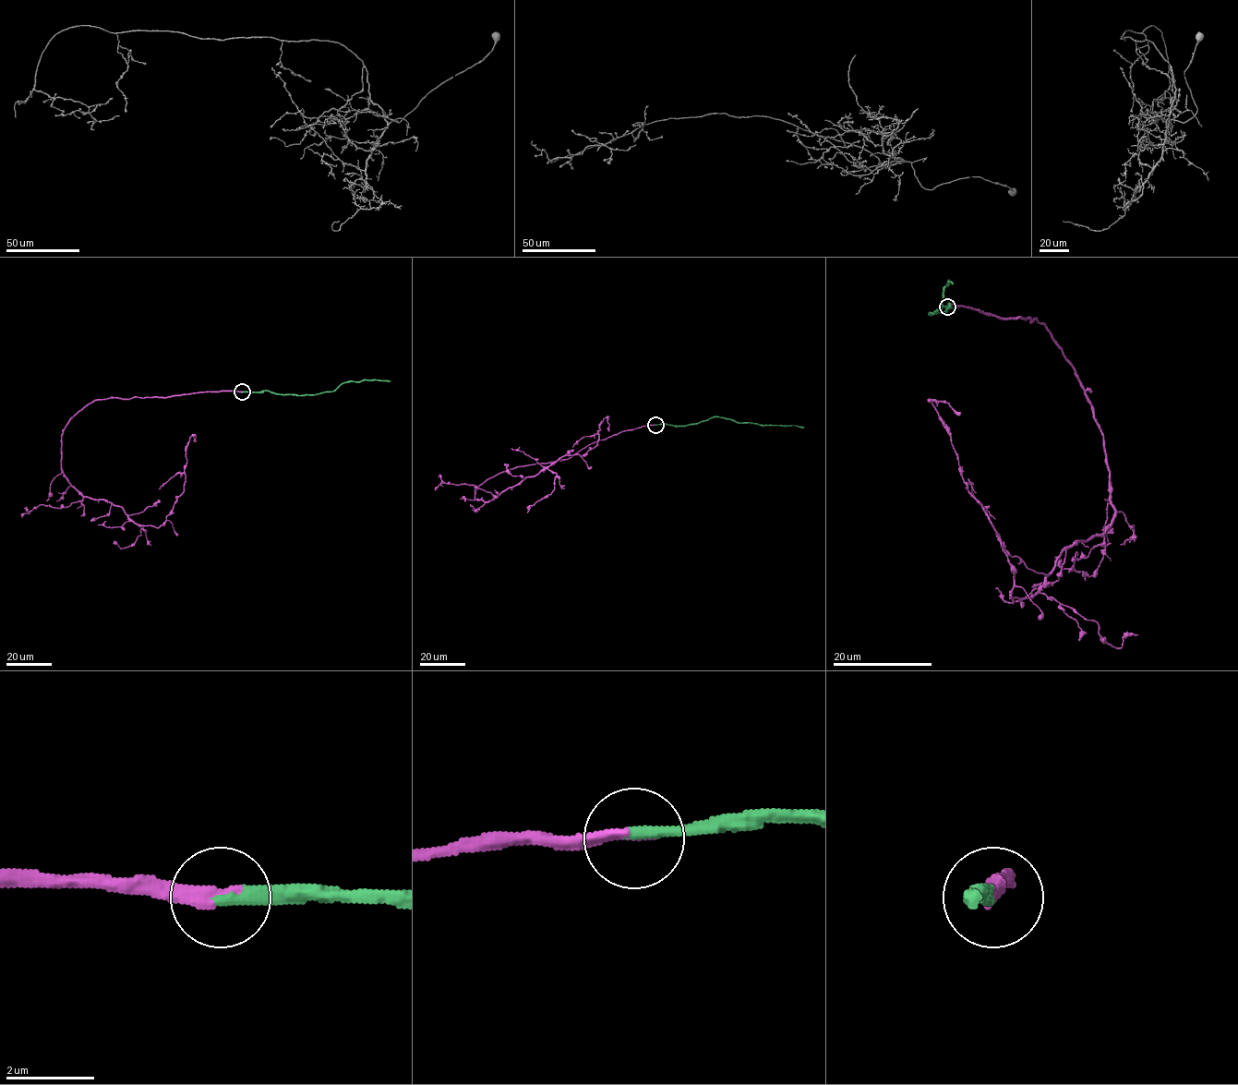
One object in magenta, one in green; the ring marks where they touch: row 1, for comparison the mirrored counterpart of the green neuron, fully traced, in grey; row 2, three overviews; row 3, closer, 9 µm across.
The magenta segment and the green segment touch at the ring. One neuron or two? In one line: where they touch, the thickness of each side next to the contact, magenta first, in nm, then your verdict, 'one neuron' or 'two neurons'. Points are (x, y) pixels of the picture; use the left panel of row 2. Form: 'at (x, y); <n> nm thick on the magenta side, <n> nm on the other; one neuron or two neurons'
at (242, 391); 280 nm thick on the magenta side, 280 nm on the other; one neuron

